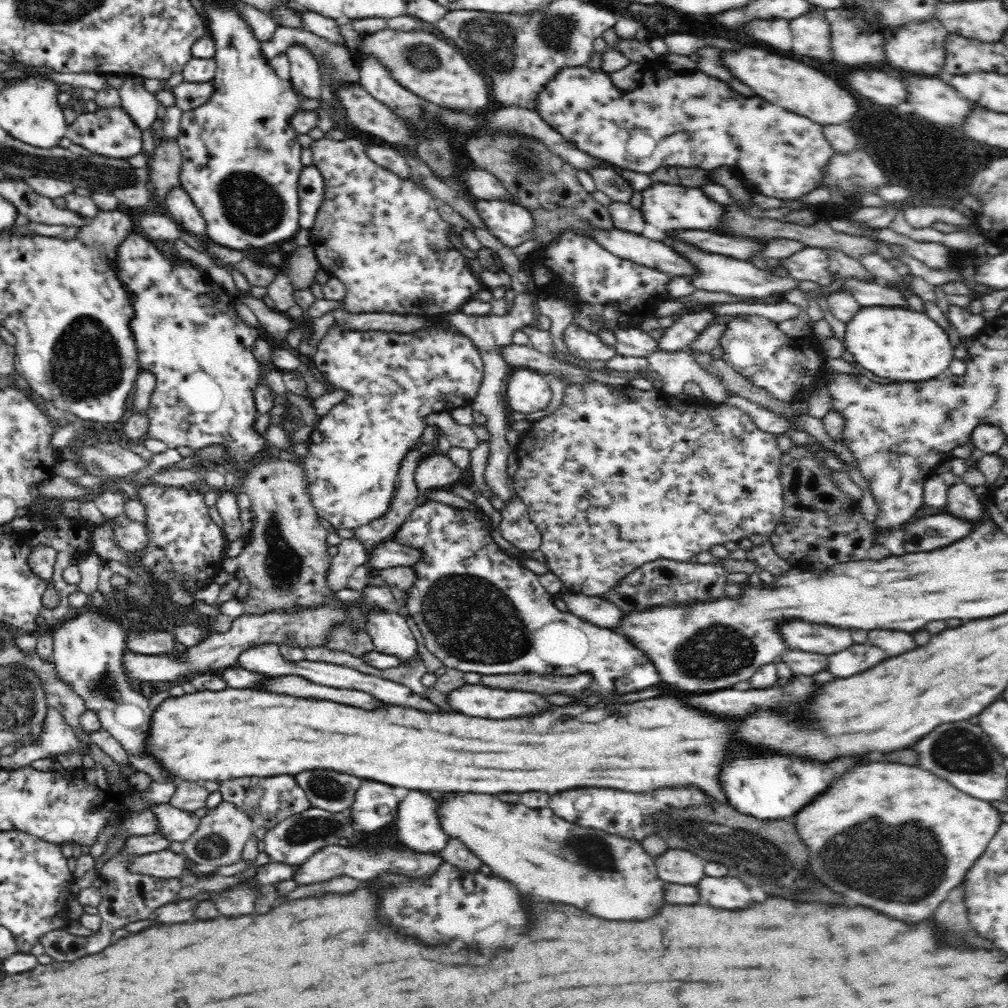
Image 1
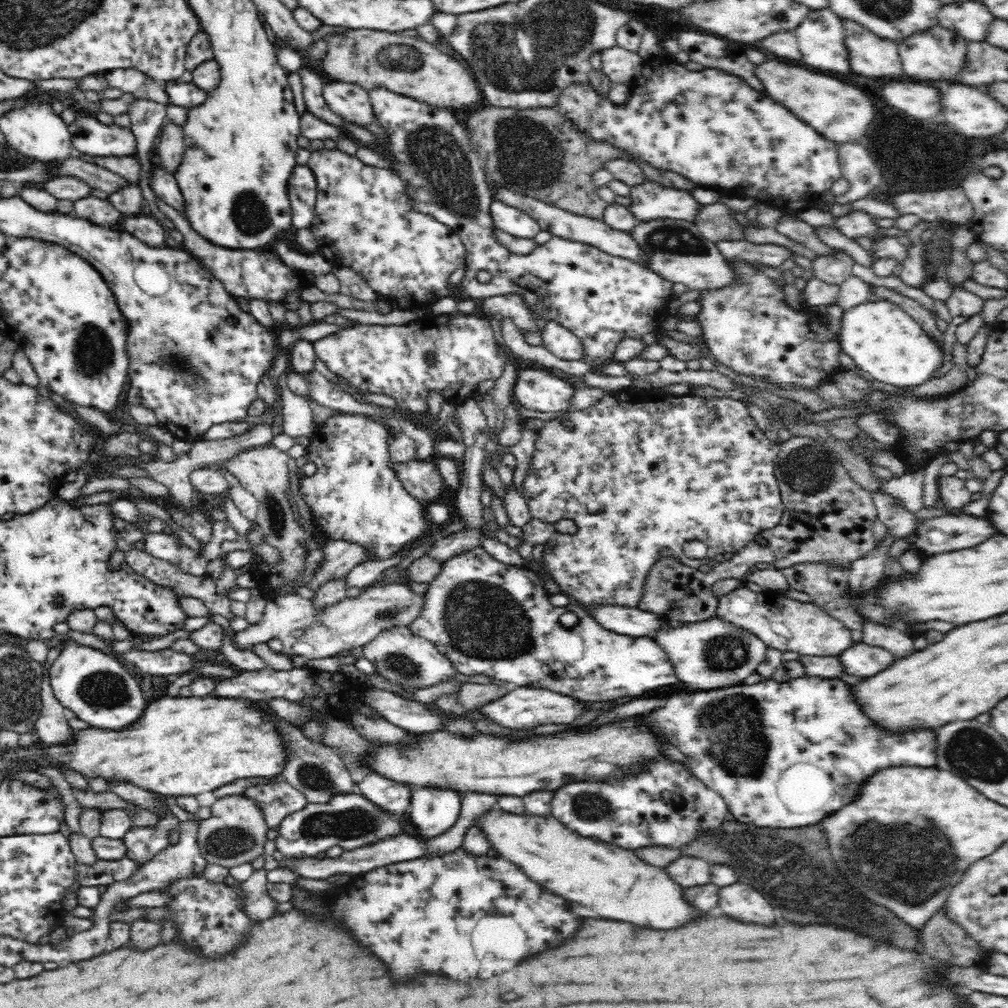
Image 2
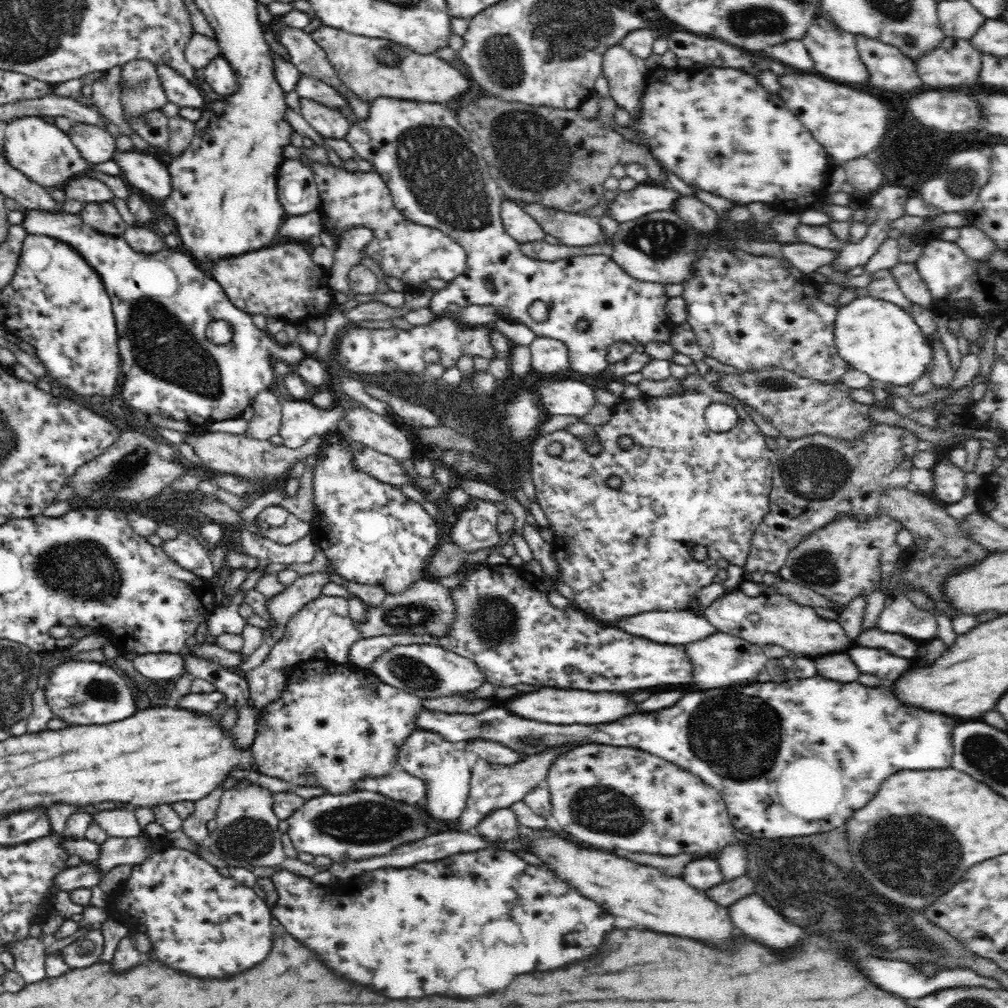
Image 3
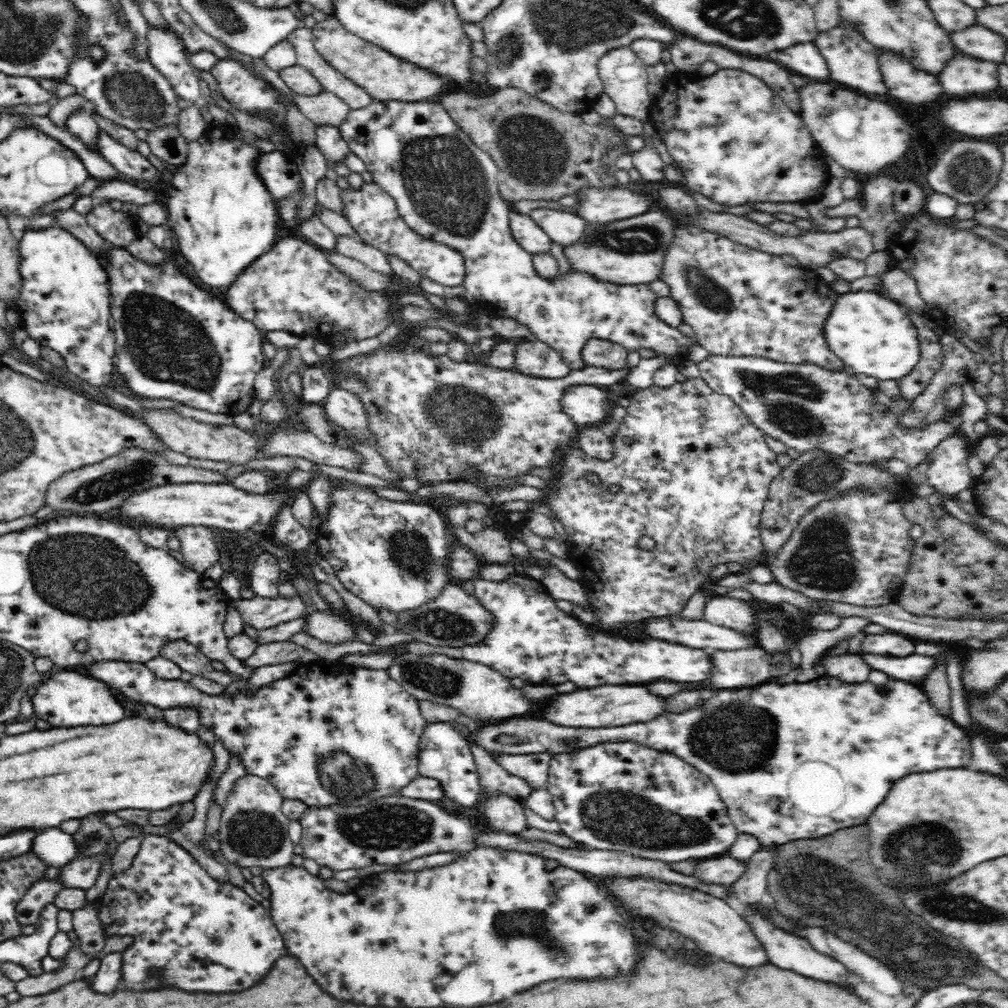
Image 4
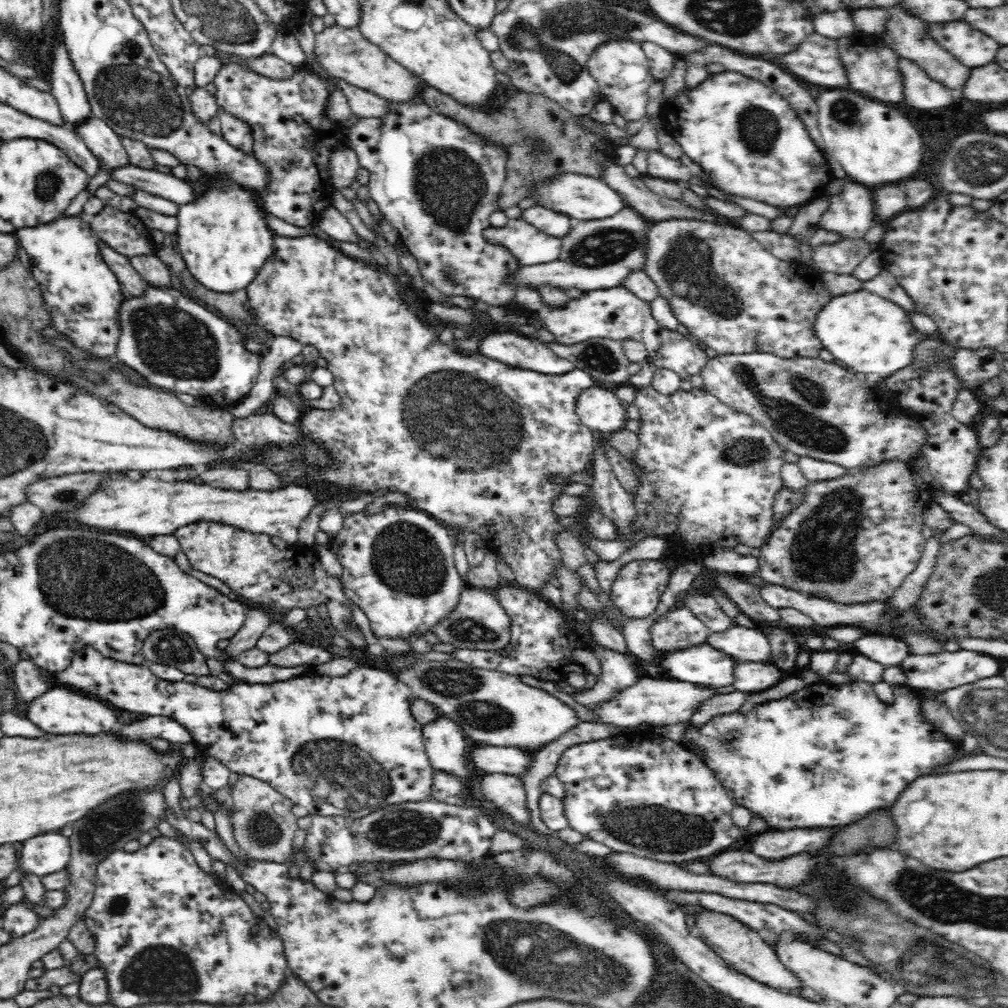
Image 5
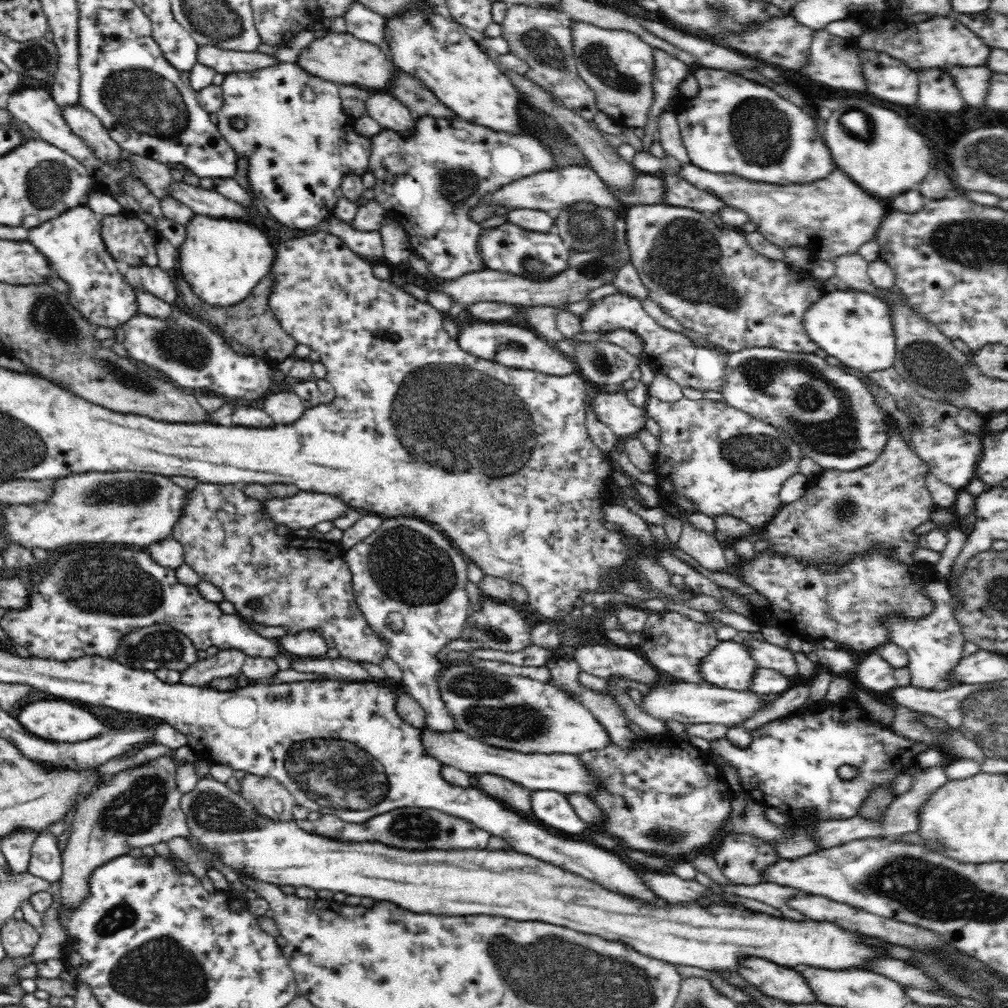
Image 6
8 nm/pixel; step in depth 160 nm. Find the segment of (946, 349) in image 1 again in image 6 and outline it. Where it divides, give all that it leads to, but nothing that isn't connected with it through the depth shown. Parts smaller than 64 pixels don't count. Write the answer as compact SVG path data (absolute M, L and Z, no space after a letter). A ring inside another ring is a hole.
M838 287L834 291L824 292L823 296L804 312L804 329L808 336L828 355L835 356L841 363L858 369L861 373L891 368L896 356L896 343L890 308L875 294L864 291L852 291Z

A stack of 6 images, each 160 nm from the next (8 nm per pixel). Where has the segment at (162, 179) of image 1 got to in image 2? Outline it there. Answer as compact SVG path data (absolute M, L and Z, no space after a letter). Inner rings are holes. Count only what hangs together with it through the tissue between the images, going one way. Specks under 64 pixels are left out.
M170 121L162 126L158 158L160 158L160 165L172 174L182 162L185 151L184 137L183 127L179 124Z

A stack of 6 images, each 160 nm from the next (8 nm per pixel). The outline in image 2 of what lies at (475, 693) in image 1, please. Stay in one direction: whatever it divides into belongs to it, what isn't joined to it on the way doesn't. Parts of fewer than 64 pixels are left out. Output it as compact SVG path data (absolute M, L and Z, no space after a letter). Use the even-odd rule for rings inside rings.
M516 686L516 690L508 692L506 696L498 698L496 702L490 702L480 708L482 714L486 714L496 724L506 726L506 728L534 728L534 726L542 726L542 724L570 724L570 722L574 722L574 718L578 718L586 710L590 710L590 708L572 696L556 694L556 692L544 690L544 688L526 688L526 686L524 688Z

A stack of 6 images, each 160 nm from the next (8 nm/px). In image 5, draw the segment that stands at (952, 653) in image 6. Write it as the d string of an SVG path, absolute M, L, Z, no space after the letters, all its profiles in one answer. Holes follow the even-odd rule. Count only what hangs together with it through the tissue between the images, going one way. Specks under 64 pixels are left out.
M765 581L756 584L756 586L758 586L762 598L772 608L778 610L781 608L794 608L794 610L800 610L800 612L815 620L817 627L821 629L834 625L852 625L866 630L869 634L882 634L884 636L898 638L908 645L910 655L931 655L947 651L944 646L948 642L948 638L939 639L931 635L934 630L931 630L929 626L923 623L922 614L919 614L919 598L912 606L908 606L906 610L895 610L891 606L889 598L887 600L872 600L860 604L842 604L826 599L810 597L807 593L801 593L800 591L784 588L783 586Z

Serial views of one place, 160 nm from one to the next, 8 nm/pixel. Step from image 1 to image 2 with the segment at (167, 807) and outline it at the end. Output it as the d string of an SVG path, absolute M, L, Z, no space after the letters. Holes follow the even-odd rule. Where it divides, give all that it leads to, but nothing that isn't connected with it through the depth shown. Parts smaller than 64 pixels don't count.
M170 813L165 817L160 817L155 827L133 827L122 838L126 846L126 858L139 865L150 862L156 854L165 850L170 842L170 830L178 829L180 821Z

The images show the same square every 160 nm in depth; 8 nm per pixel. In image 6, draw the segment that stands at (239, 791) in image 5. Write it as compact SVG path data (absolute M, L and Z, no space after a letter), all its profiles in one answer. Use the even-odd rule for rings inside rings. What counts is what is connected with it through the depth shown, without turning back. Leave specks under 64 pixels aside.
M247 774L241 784L242 796L252 802L260 814L274 820L293 818L295 796L275 779Z

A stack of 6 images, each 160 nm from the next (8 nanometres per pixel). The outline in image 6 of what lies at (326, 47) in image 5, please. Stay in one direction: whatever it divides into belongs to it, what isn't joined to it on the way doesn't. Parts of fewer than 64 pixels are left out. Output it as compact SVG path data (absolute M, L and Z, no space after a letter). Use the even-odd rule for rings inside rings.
M327 31L326 35L314 39L307 48L301 50L296 65L312 76L330 81L337 85L358 85L366 89L388 88L395 64L375 44L364 42L350 33Z

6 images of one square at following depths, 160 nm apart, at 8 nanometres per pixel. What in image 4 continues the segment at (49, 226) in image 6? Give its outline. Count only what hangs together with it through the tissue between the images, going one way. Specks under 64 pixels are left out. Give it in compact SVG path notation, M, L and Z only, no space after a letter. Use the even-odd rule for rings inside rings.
M57 225L48 228L25 230L19 242L20 275L22 284L16 311L23 320L23 328L28 331L41 346L48 346L60 352L66 360L68 371L86 381L89 385L111 385L112 358L116 354L115 334L111 327L112 287L110 274L100 265L98 256L94 255L82 240L74 237L68 230Z

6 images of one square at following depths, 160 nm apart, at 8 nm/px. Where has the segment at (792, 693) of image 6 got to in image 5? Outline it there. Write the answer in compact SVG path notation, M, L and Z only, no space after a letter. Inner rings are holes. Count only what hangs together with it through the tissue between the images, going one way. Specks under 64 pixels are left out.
M735 691L716 695L713 699L706 701L703 705L699 706L696 714L692 716L691 723L695 726L702 726L708 724L710 720L722 714L734 714L746 702L750 693Z

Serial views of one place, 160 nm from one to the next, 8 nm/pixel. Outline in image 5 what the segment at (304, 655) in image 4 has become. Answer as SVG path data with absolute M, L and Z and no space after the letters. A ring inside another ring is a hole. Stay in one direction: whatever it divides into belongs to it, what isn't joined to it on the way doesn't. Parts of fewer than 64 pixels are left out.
M295 639L283 650L269 656L269 664L273 667L301 667L308 670L319 664L326 664L337 656L327 646L310 645Z

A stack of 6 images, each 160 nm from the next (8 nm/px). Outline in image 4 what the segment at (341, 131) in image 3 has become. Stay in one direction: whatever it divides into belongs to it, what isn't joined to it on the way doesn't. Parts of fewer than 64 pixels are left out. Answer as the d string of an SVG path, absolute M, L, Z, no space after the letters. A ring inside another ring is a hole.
M319 126L316 127L316 142L315 146L320 149L326 166L328 169L333 169L337 164L345 164L345 158L351 153L348 143L340 135L339 127L334 126Z

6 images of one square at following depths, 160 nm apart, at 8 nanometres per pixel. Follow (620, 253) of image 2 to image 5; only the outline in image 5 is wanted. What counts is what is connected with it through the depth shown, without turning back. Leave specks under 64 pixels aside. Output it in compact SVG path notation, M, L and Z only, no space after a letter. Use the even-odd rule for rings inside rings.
M535 204L523 210L520 218L552 237L562 238L569 234L570 224L568 220L570 217L542 207L542 205Z

